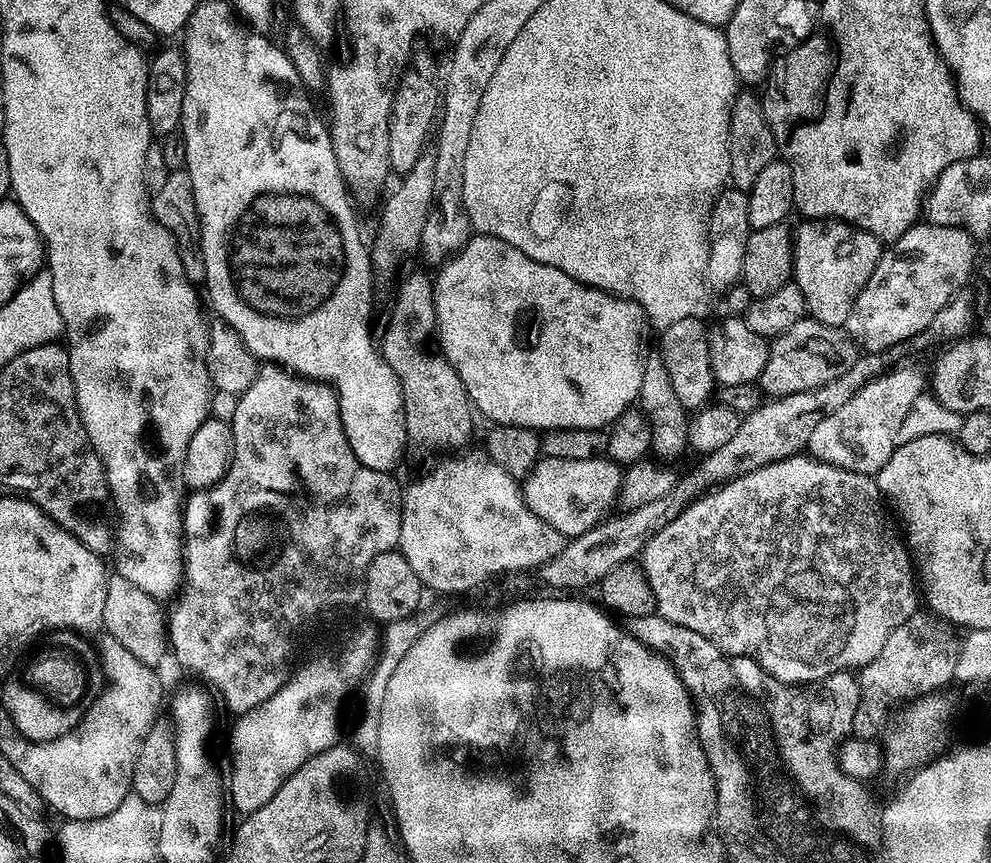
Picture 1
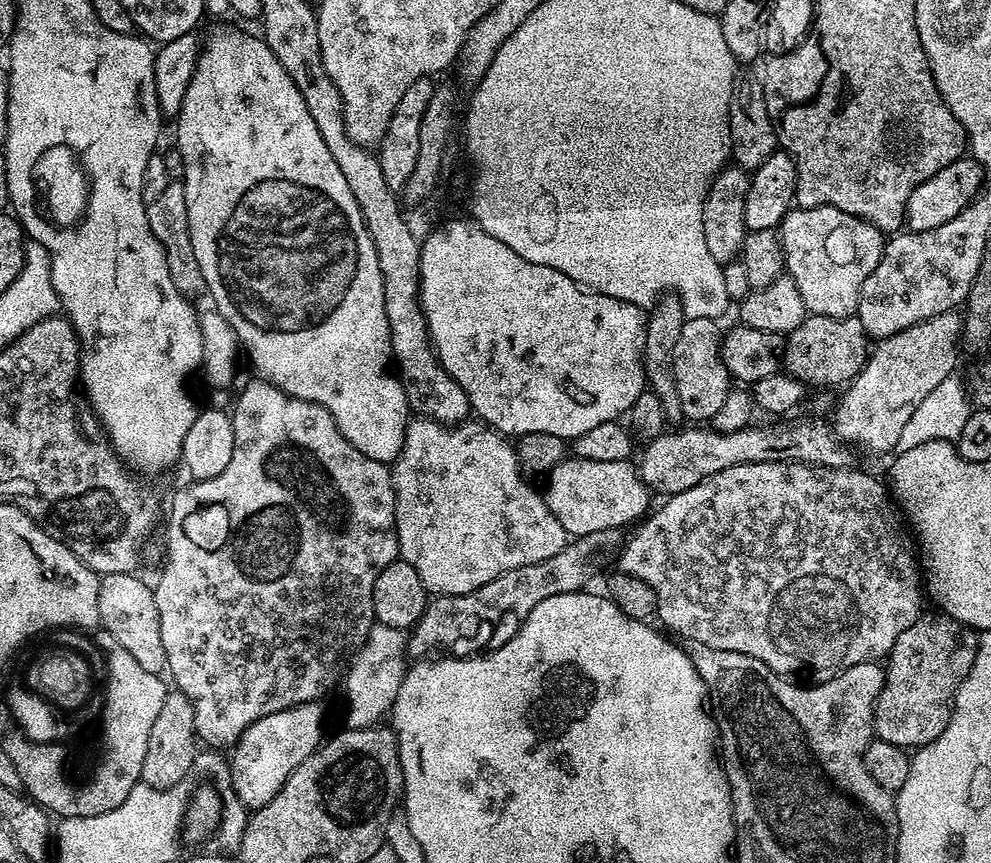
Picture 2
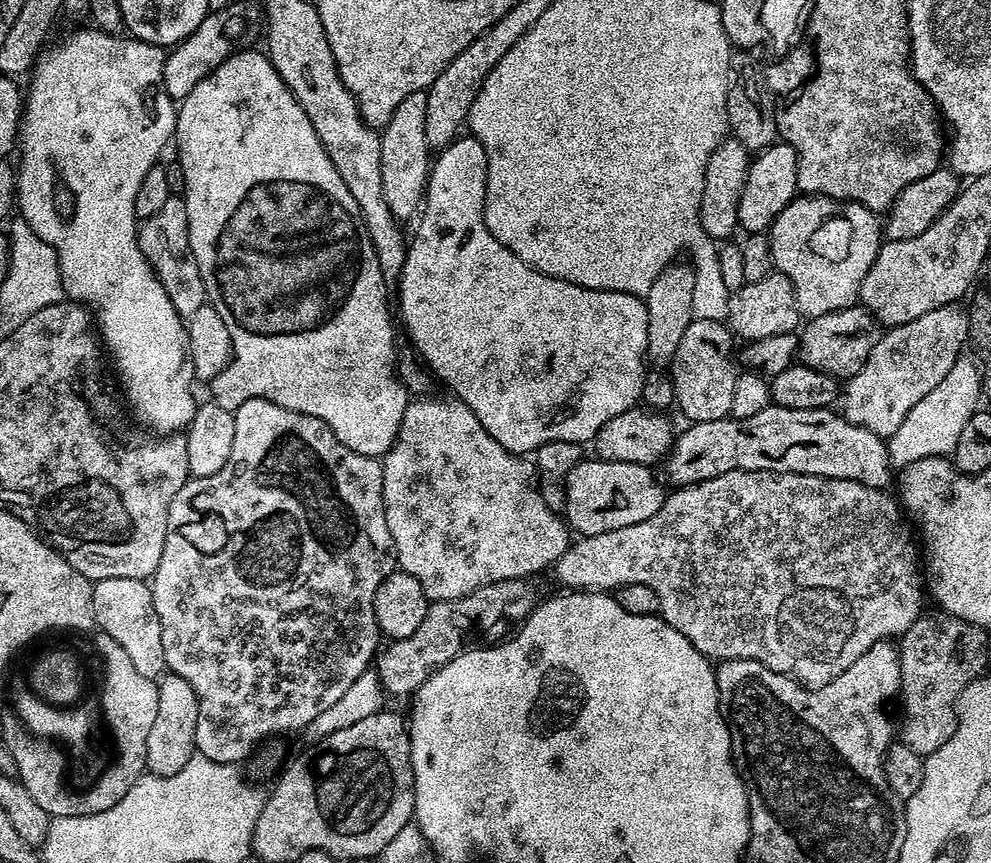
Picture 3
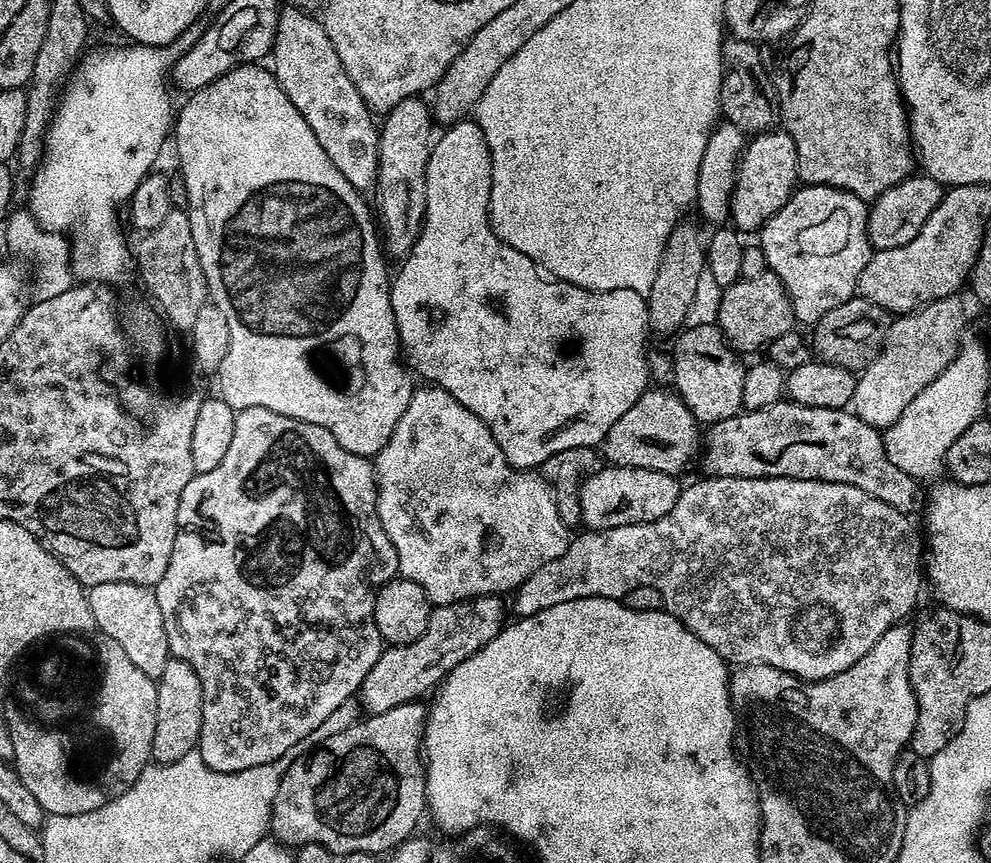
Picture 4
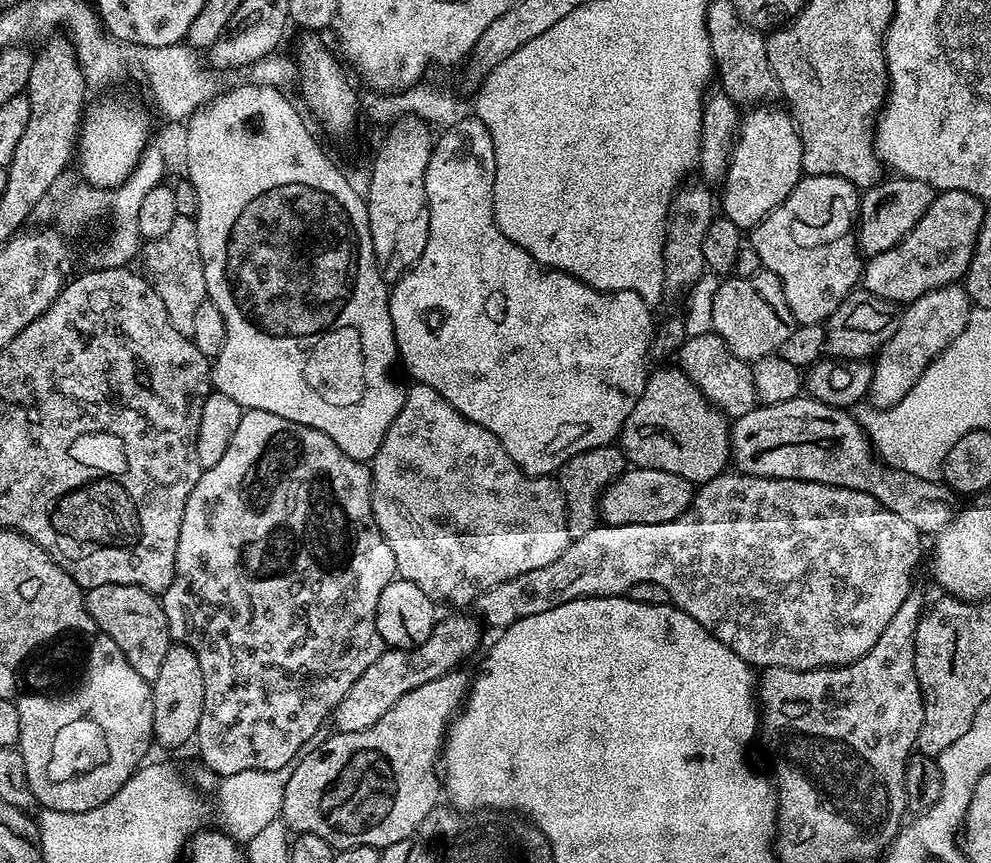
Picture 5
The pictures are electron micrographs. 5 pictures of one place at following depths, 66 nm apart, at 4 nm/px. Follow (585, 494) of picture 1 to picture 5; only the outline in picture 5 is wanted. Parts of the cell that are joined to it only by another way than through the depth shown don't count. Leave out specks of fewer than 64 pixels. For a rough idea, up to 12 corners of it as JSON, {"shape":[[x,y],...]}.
{"shape":[[629,467],[600,493],[614,526],[670,522],[694,485],[666,470]]}

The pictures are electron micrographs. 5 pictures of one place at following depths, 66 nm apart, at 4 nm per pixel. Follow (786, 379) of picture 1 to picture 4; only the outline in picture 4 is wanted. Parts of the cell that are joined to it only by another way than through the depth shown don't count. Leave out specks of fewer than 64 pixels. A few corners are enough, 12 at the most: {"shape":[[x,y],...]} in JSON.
{"shape":[[859,294],[811,329],[815,359],[863,372],[893,313]]}

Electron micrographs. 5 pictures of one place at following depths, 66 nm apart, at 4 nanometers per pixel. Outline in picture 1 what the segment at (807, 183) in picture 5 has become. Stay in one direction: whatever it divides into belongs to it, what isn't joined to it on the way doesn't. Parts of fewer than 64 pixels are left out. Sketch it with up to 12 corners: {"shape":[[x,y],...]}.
{"shape":[[844,220],[792,237],[807,315],[847,325],[882,242]]}

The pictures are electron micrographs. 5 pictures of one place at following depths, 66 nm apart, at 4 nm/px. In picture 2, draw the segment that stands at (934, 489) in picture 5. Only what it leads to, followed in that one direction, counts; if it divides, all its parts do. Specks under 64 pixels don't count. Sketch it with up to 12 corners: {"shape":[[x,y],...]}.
{"shape":[[823,419],[668,430],[638,471],[660,498],[730,466],[853,467]]}

